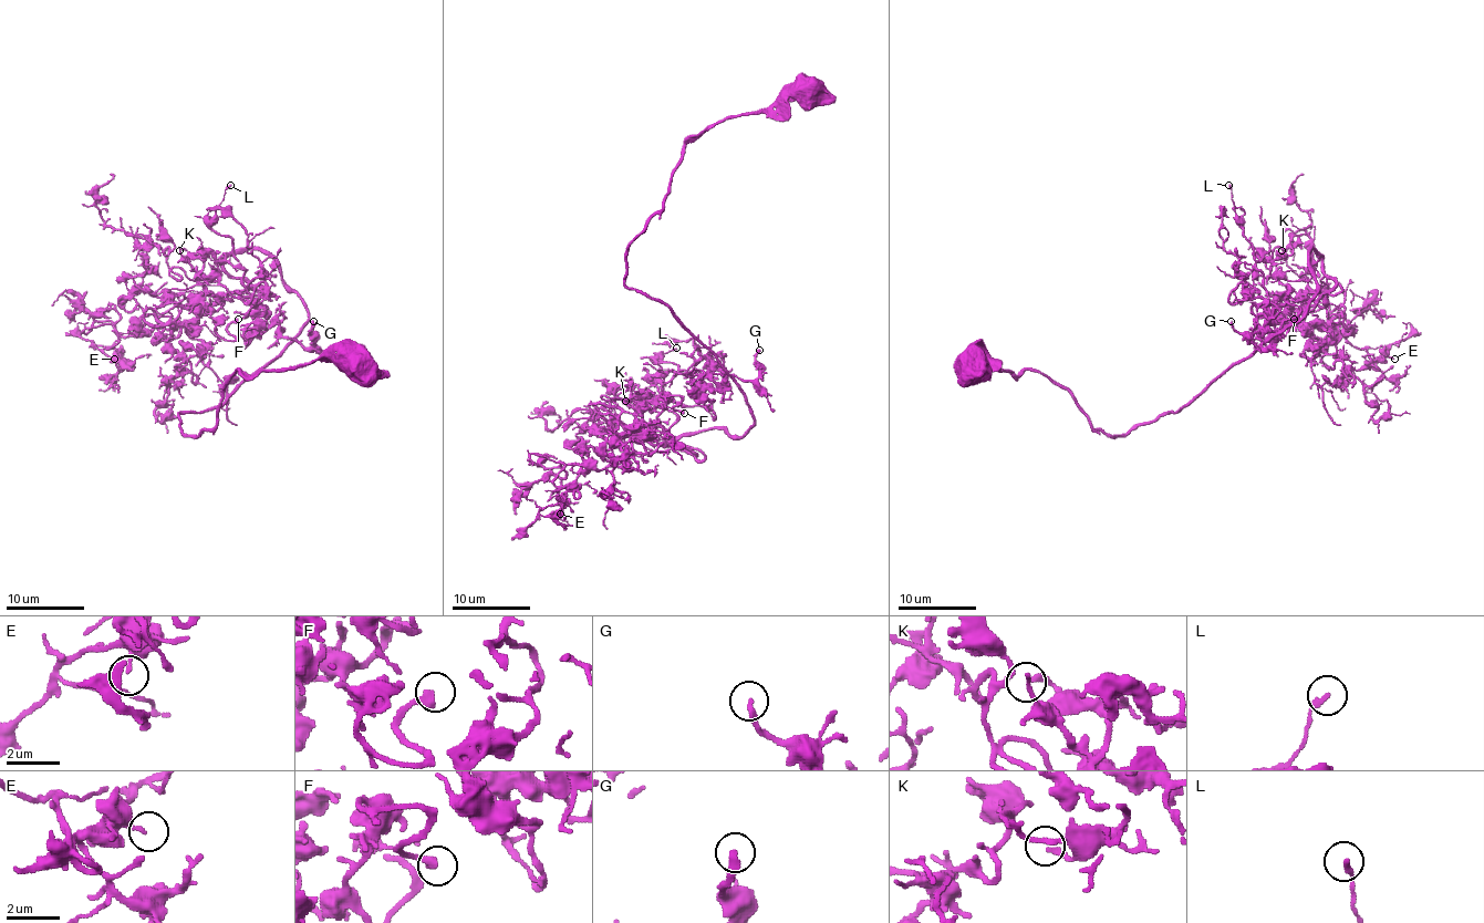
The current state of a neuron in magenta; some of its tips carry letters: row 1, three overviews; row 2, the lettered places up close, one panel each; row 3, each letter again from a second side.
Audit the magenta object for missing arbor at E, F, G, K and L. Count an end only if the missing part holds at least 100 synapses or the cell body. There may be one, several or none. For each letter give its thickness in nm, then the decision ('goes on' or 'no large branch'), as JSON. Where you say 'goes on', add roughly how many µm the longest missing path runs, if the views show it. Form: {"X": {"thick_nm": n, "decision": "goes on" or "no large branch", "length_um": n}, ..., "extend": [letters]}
{"E": {"thick_nm": 140, "decision": "no large branch"}, "F": {"thick_nm": 360, "decision": "goes on", "length_um": 35}, "G": {"thick_nm": 280, "decision": "no large branch"}, "K": {"thick_nm": 180, "decision": "no large branch"}, "L": {"thick_nm": 200, "decision": "no large branch"}, "extend": ["F"]}

